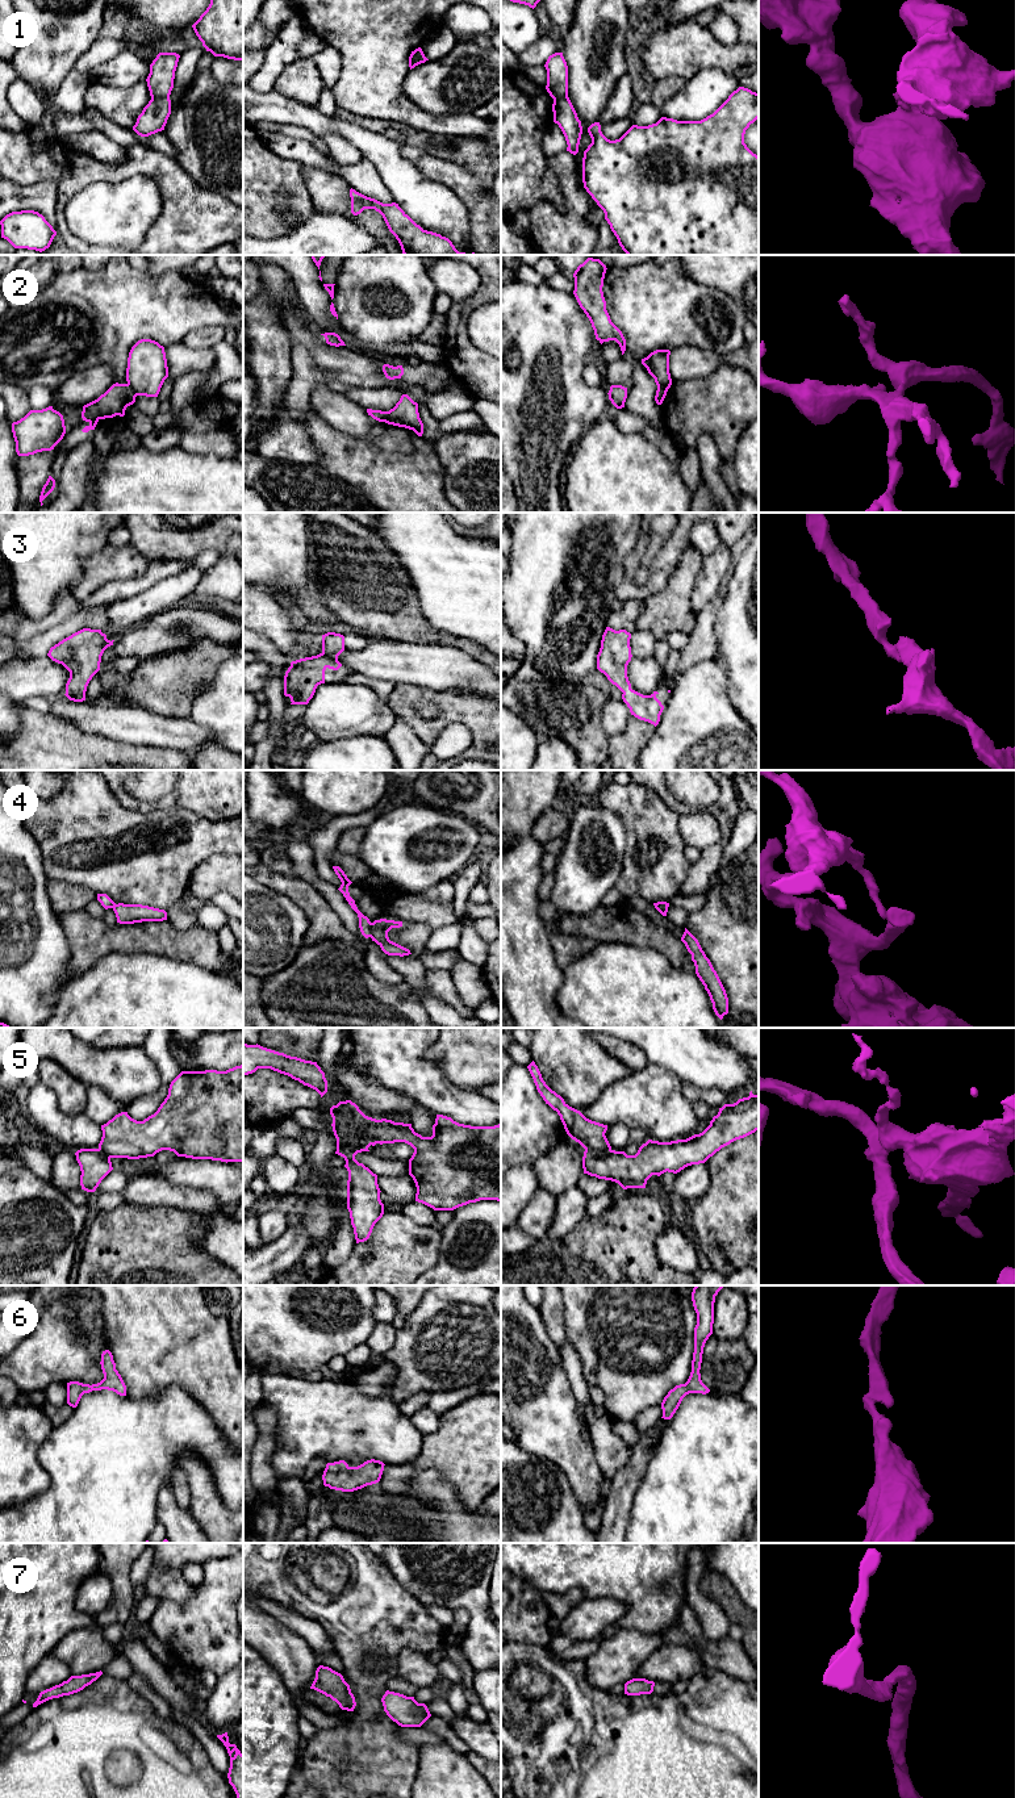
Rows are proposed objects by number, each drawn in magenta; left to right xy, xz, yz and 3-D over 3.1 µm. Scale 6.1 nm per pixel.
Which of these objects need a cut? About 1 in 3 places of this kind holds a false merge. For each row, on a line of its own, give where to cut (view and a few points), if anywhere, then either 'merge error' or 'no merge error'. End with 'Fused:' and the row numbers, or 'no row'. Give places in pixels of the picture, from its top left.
1: xy (168, 96), (155, 96), (151, 99) | merge error
2: xy (126, 384), (136, 396) | merge error
3: no cut | no merge error
4: xz (372, 923), (370, 936) | merge error
5: xz (364, 1116), (362, 1136), (370, 1145) | merge error
6: no cut | no merge error
7: no cut | no merge error
Fused: 1, 2, 4, 5

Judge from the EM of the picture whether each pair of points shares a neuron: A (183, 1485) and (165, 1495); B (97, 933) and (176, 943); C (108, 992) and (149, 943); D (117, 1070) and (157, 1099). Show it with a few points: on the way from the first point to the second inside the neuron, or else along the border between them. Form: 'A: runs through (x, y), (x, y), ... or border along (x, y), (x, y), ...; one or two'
A: border along (170, 1483), (175, 1500), (188, 1510); two
B: runs through (117, 939), (157, 939); one
C: border along (109, 953), (157, 953), (165, 954), (171, 960); two
D: border along (157, 1065), (161, 1086), (128, 1108); two

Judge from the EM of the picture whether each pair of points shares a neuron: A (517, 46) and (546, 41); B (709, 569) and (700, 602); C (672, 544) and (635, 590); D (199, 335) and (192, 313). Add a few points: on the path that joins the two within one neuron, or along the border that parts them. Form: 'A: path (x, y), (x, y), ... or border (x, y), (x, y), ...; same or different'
A: border (542, 34), (517, 57); different
B: path (709, 577), (701, 594); same
C: path (668, 557), (658, 577), (648, 586); same
D: border (224, 327), (197, 327), (182, 341); different

